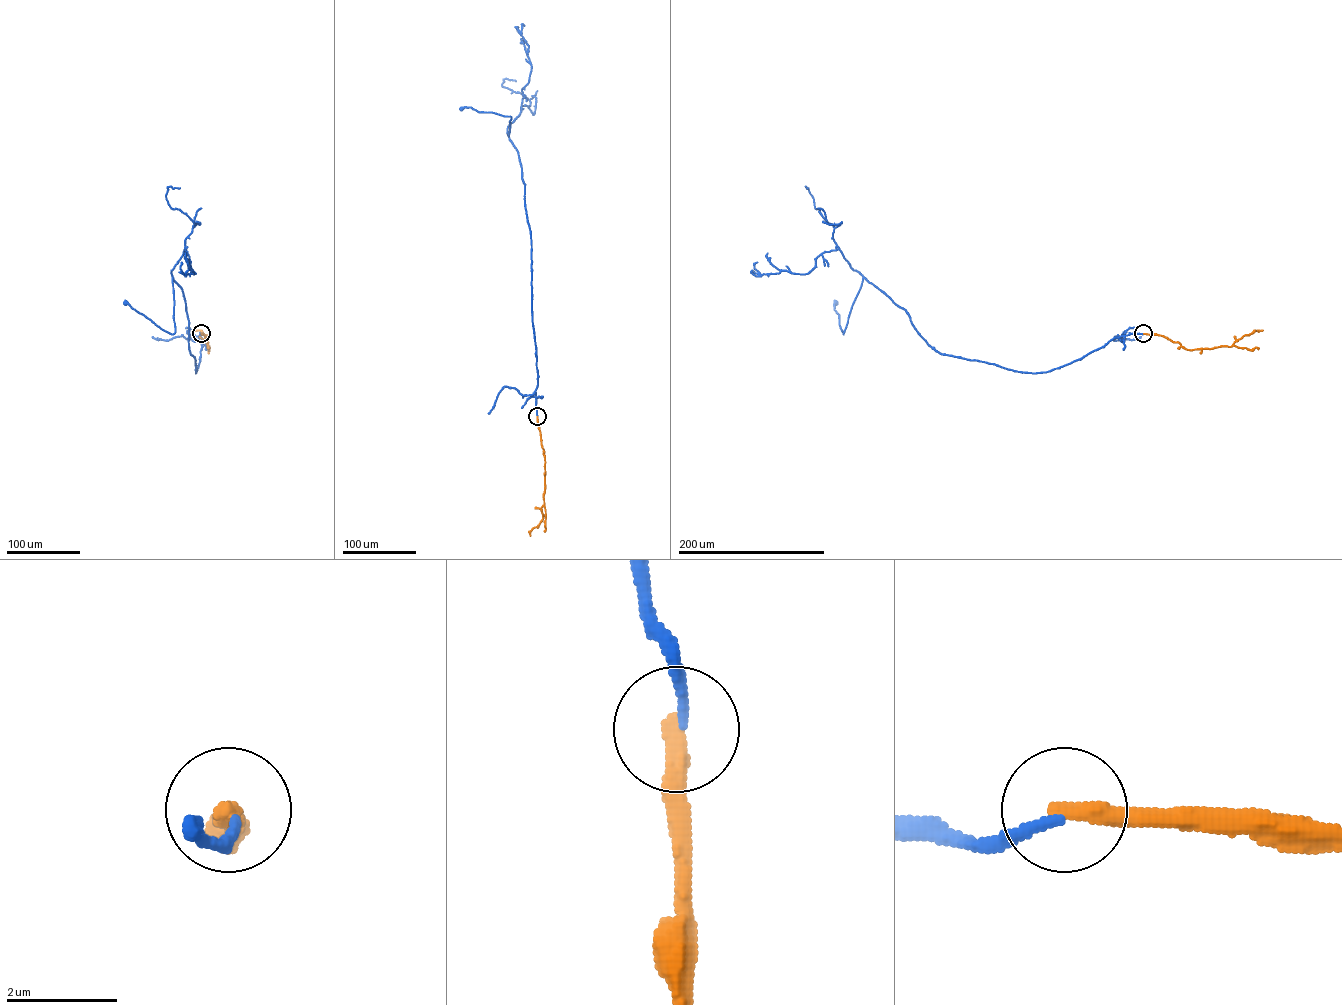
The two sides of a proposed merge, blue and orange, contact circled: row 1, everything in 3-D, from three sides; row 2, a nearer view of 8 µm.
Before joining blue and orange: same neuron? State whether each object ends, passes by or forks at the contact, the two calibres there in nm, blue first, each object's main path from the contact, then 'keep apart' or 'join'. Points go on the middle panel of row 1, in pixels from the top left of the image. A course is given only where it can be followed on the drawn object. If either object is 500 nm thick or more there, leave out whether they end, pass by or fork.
blue ends; orange ends; calibres 160 and 380 nm; course blue (537, 416), (531, 232), (518, 153), (508, 136), (511, 117), (479, 112), (470, 107), (461, 108); course orange (537, 416), (545, 460), (544, 505), (542, 519), (530, 531), (530, 535); keep apart

